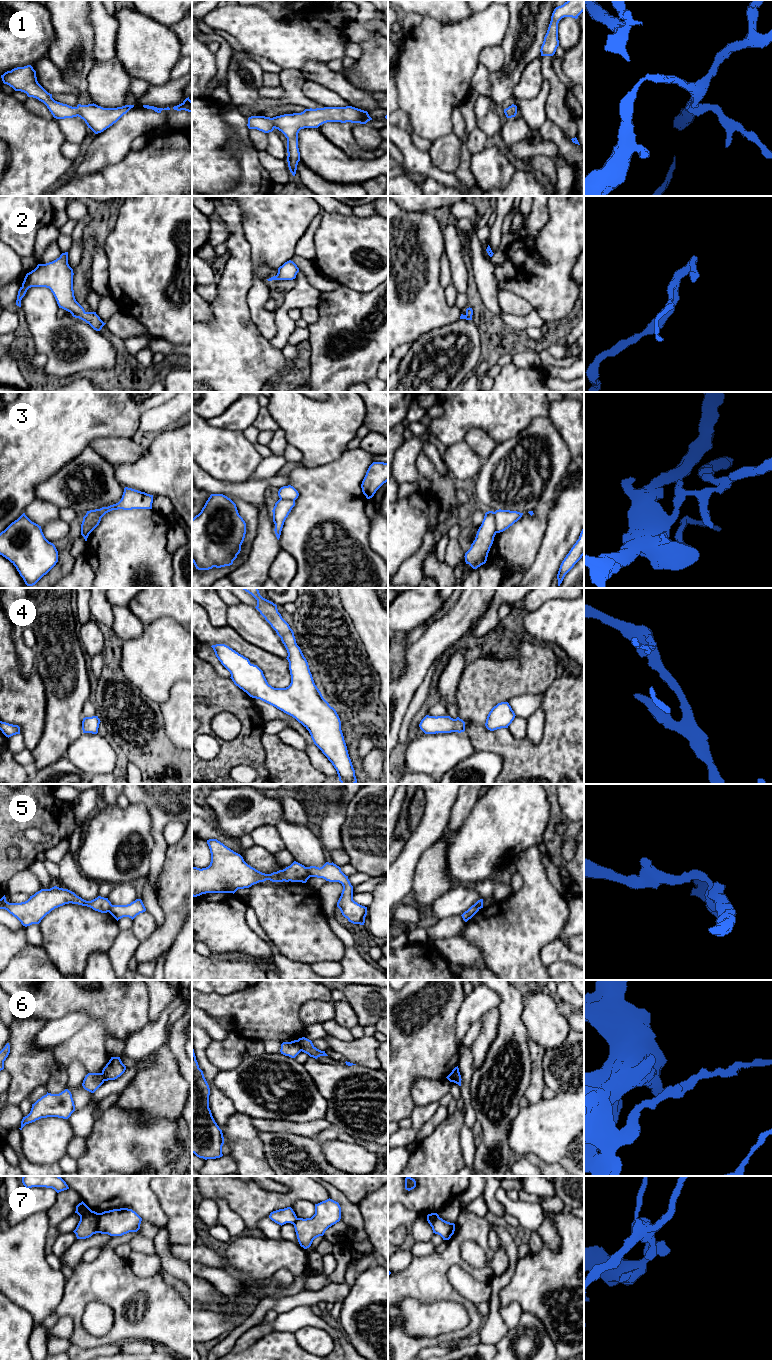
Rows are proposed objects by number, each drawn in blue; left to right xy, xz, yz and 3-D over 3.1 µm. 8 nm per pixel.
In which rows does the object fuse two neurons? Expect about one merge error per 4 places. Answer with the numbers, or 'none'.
3, 5, 6, 7

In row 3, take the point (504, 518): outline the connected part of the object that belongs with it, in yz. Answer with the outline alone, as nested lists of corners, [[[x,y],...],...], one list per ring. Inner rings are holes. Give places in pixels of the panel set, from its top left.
[[[496,510],[496,531],[497,533],[503,532],[517,522],[523,515],[523,513],[510,510]]]

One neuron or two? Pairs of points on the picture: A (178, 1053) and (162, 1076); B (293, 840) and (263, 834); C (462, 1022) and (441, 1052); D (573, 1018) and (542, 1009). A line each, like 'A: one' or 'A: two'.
A: two
B: two
C: two
D: two

